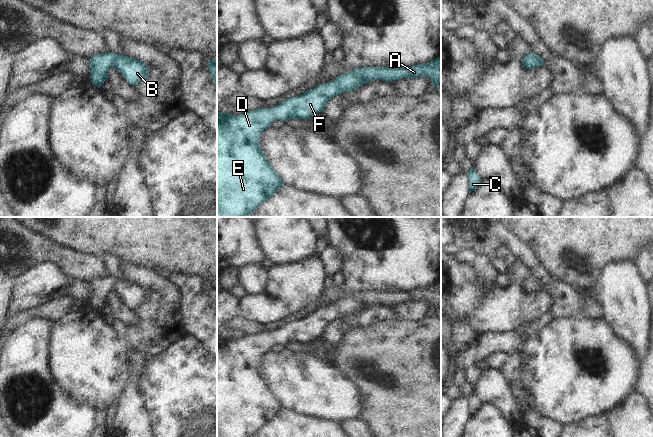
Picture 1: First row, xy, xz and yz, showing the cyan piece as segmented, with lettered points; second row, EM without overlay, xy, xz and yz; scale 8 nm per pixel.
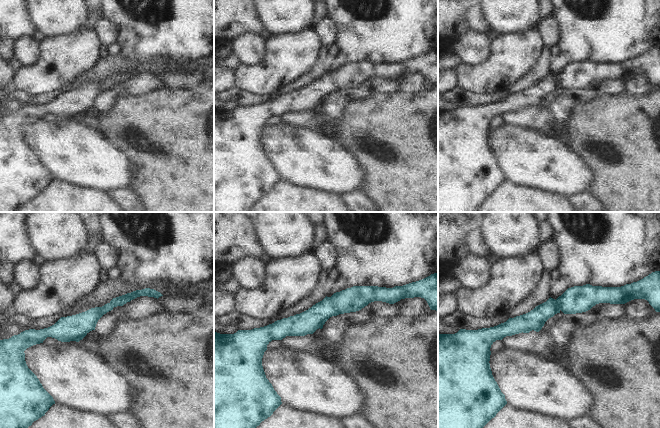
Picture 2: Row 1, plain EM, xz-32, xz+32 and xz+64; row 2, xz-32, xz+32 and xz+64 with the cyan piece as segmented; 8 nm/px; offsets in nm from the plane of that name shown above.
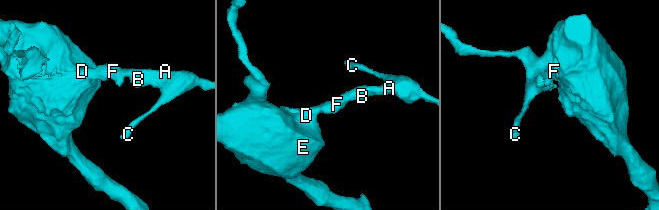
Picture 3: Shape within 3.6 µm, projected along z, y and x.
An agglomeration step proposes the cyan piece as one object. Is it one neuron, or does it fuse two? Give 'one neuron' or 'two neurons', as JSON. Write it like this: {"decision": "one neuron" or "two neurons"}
{"decision": "one neuron"}

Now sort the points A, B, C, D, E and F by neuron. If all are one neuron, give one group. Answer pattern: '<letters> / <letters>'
A B C D E F

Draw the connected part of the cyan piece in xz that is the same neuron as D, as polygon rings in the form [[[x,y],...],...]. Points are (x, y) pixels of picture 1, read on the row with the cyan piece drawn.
[[[441,57],[426,64],[396,69],[360,67],[336,77],[332,82],[320,84],[271,108],[262,107],[237,116],[217,112],[217,217],[248,217],[284,185],[283,180],[275,172],[259,146],[262,132],[268,129],[274,121],[311,119],[315,114],[324,111],[327,102],[332,97],[342,92],[353,92],[370,81],[380,79],[390,83],[393,80],[417,77],[428,77],[433,87],[440,88]]]

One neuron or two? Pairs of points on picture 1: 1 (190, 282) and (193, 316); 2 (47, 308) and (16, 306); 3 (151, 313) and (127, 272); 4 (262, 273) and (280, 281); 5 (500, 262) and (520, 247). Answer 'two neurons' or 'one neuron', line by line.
1: one neuron
2: two neurons
3: one neuron
4: two neurons
5: two neurons

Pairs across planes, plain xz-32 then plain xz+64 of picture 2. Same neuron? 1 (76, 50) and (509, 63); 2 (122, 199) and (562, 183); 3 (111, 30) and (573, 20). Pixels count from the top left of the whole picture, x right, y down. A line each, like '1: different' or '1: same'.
1: same
2: different
3: different

